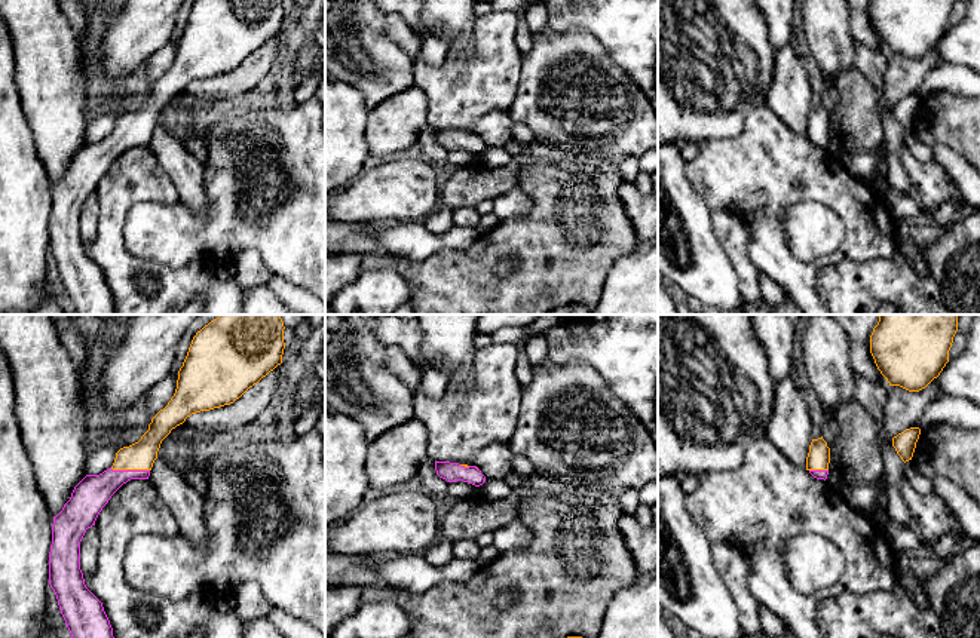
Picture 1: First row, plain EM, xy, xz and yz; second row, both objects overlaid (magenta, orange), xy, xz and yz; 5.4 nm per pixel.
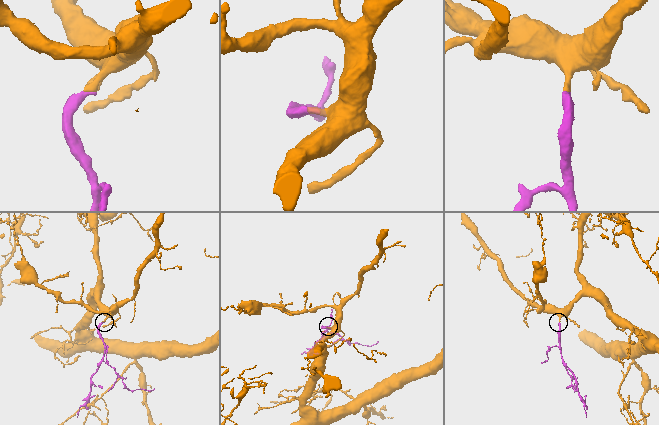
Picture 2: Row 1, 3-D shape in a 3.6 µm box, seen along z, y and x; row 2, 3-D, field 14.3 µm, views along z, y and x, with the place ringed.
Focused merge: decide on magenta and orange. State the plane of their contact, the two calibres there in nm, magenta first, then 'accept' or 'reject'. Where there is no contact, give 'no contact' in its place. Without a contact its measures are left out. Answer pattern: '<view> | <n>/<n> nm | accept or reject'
xy | 190/160 nm | accept

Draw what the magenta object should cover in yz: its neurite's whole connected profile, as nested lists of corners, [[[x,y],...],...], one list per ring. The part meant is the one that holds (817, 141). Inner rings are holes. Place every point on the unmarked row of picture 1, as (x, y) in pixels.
[[[821,105],[812,107],[806,125],[806,138],[817,147],[827,147],[830,131],[830,116]]]

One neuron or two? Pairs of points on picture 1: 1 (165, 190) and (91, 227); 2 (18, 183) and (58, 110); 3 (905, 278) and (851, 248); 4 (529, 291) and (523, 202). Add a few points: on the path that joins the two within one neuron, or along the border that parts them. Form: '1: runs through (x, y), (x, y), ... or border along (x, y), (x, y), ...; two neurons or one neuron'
1: border along (94, 193), (98, 202), (98, 232), (83, 244); two neurons
2: border along (25, 117), (36, 155), (51, 181); two neurons
3: border along (897, 247), (887, 258), (838, 263); two neurons
4: border along (520, 186), (532, 208), (520, 217), (499, 221); two neurons

